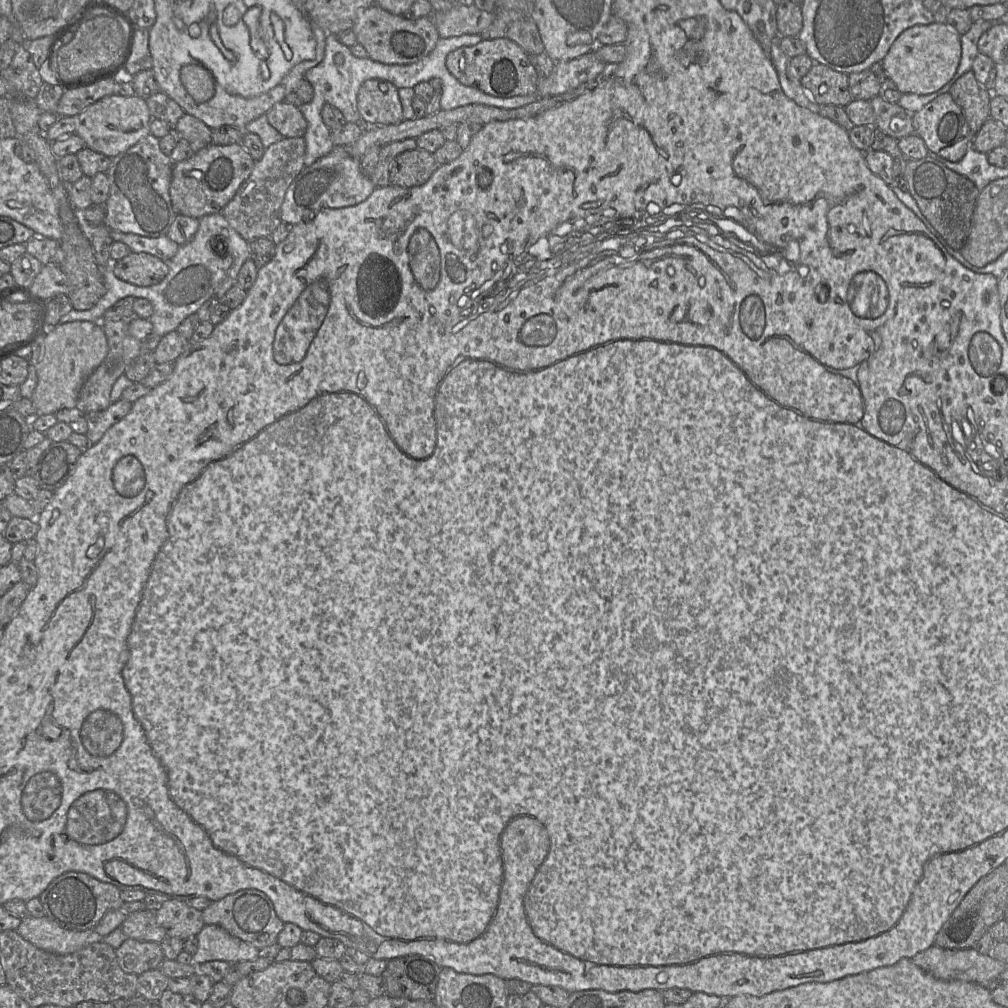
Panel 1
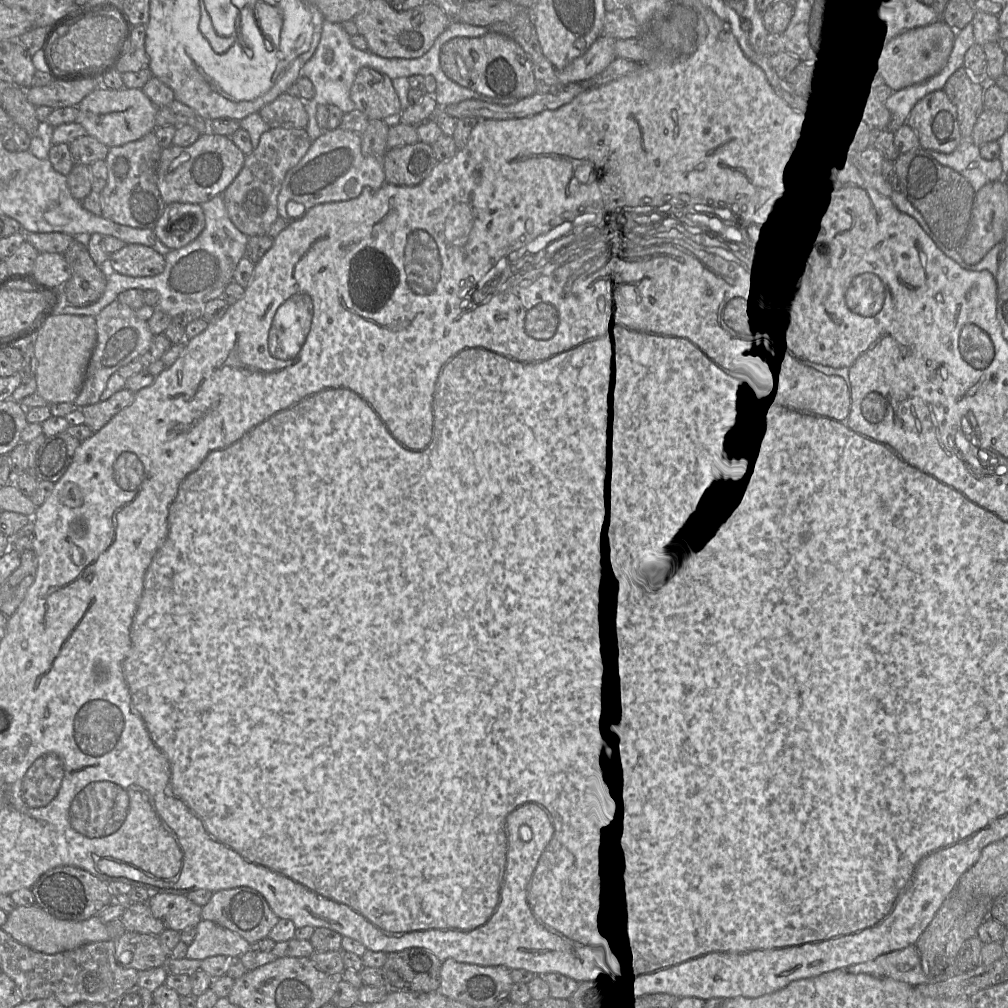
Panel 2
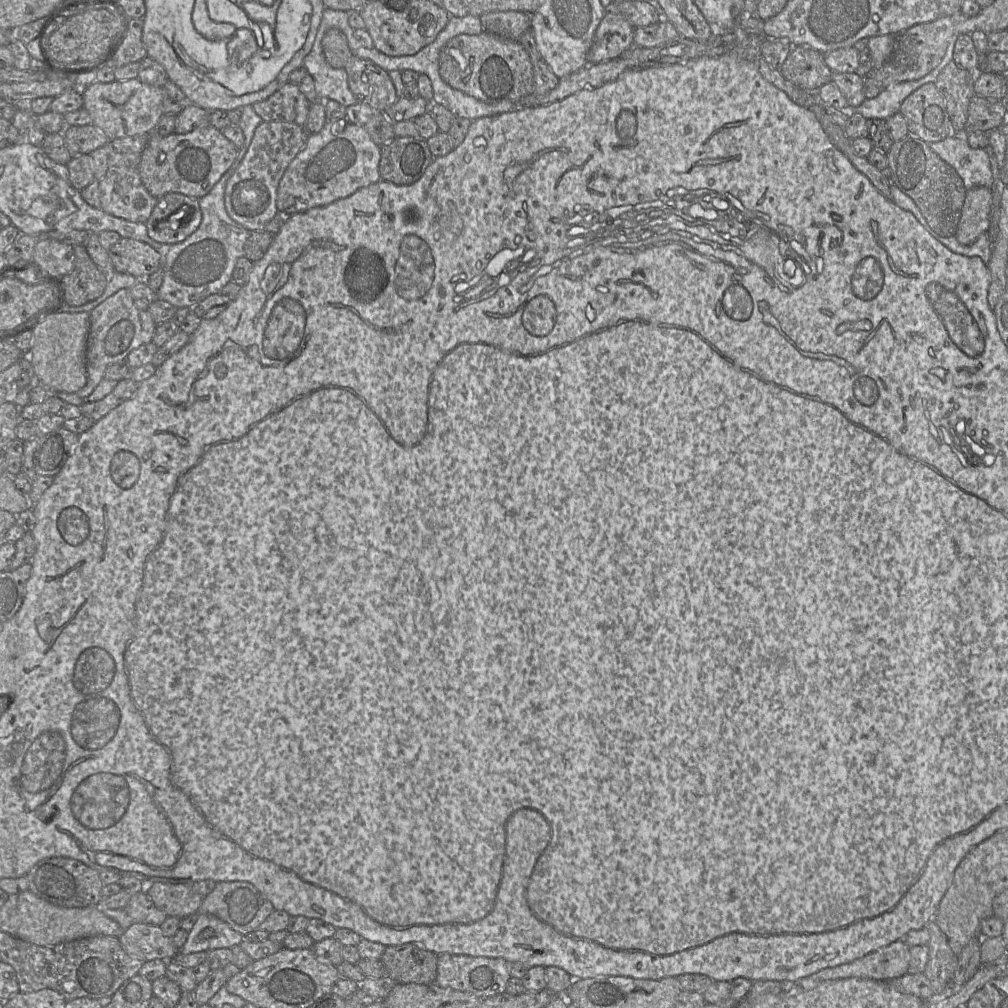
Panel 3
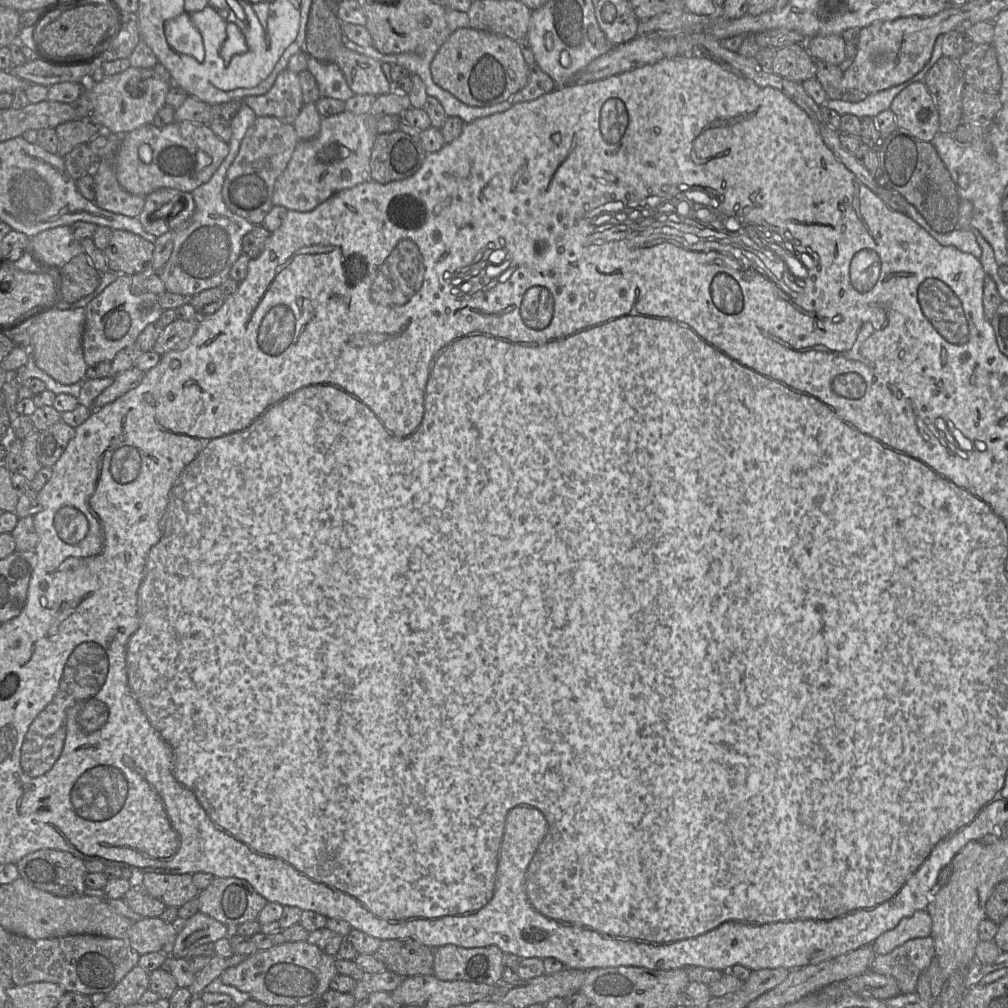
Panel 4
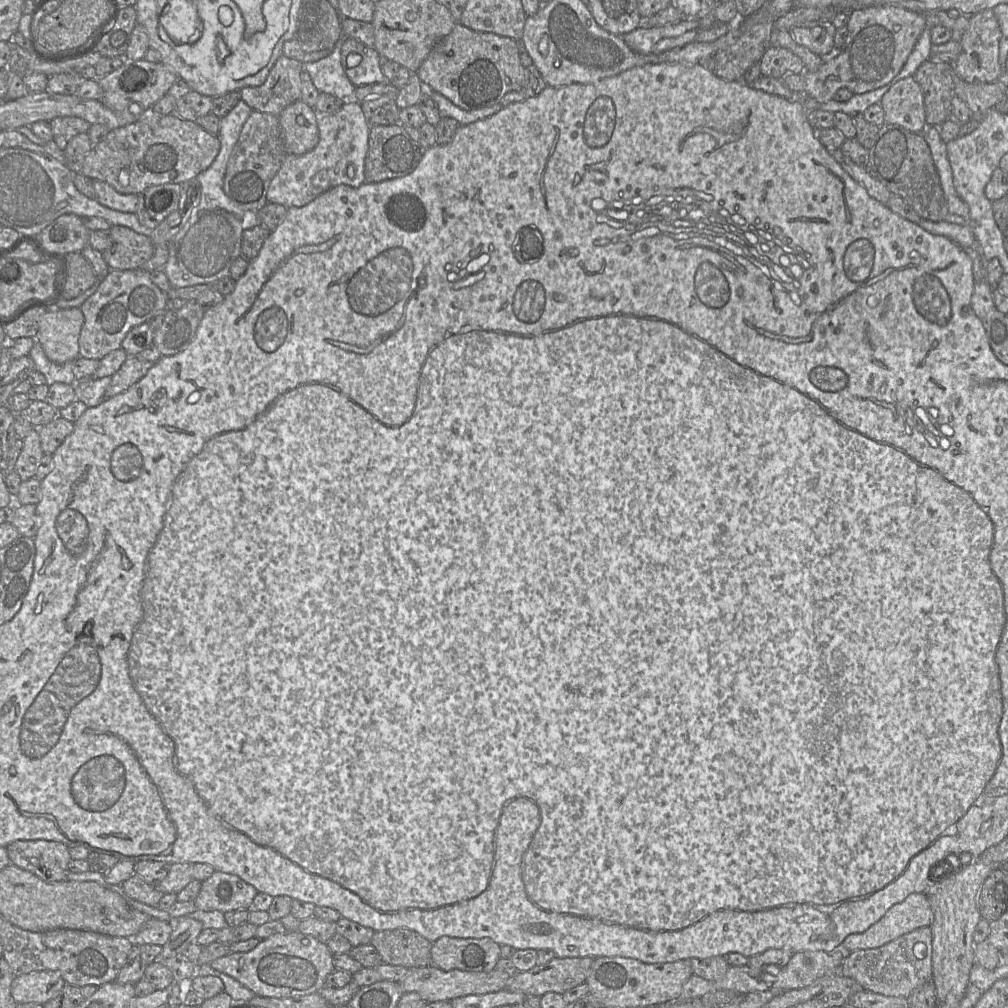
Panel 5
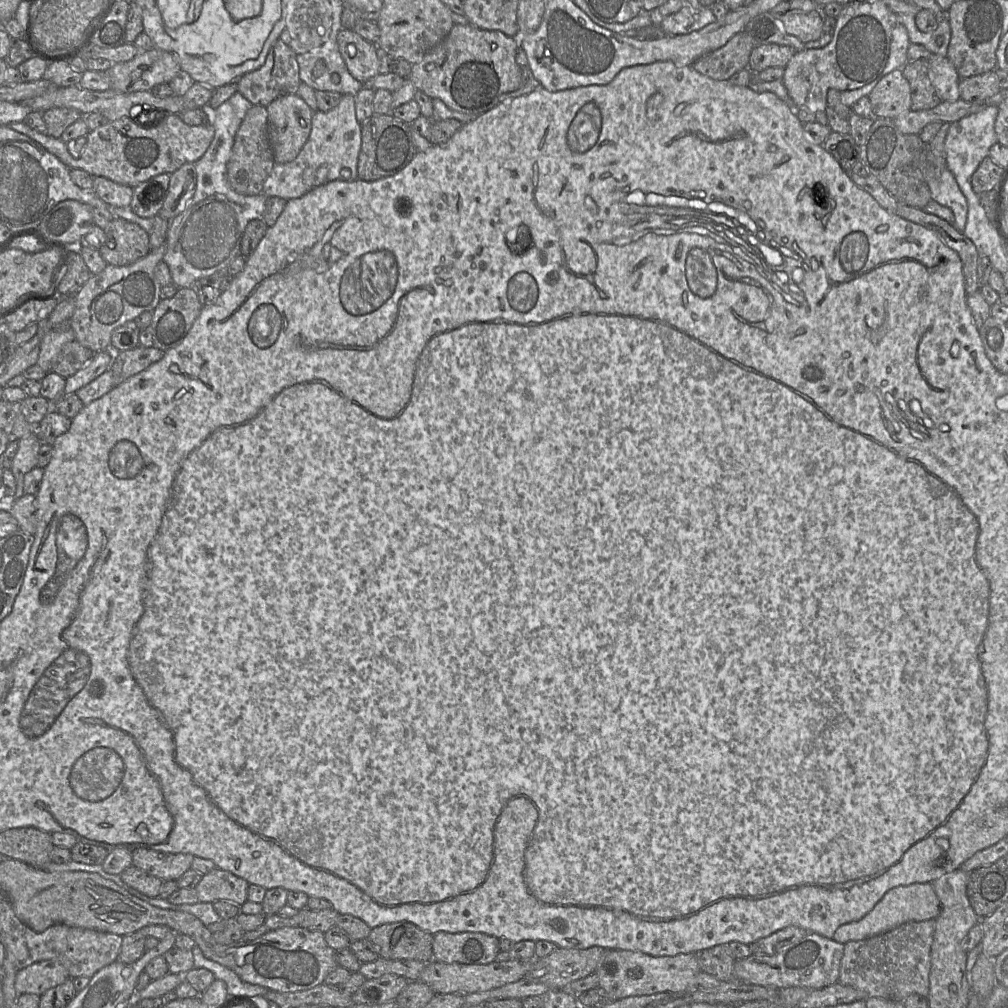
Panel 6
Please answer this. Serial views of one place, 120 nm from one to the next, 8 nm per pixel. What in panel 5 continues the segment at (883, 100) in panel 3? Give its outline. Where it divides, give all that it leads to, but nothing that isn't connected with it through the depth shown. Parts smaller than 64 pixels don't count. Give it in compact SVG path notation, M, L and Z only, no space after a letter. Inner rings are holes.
M886 84L876 90L872 90L863 94L854 94L851 99L846 102L838 102L830 100L826 103L819 103L811 98L803 97L803 106L806 110L815 108L832 113L844 112L850 116L863 112L873 104L880 104L883 95L889 90L892 84Z

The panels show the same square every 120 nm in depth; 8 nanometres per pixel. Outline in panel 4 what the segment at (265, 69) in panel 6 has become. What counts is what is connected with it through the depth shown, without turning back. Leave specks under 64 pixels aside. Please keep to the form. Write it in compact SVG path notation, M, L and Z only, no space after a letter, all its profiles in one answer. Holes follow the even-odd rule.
M285 69L266 94L247 96L243 98L243 103L258 117L276 117L282 122L293 124L304 105L298 74Z

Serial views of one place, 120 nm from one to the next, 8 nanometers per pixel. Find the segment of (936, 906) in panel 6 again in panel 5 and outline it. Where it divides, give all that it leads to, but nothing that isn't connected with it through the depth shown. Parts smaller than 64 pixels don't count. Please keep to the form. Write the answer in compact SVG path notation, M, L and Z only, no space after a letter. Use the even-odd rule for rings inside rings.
M912 893L893 905L866 931L848 935L841 948L846 952L878 948L915 929L932 925L934 914L926 893Z

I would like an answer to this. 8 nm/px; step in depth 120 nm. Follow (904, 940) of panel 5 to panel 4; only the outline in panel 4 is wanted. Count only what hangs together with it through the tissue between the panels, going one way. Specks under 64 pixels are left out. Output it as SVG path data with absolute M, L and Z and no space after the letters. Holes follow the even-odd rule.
M931 936L911 939L886 954L877 954L869 971L894 978L900 993L915 992L921 973L935 960Z

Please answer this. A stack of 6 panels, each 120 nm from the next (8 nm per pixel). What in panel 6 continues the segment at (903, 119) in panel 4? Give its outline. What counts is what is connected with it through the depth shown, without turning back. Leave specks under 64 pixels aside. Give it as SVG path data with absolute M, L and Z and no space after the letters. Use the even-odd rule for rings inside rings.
M901 69L882 77L868 98L874 118L895 119L911 110L911 88Z

